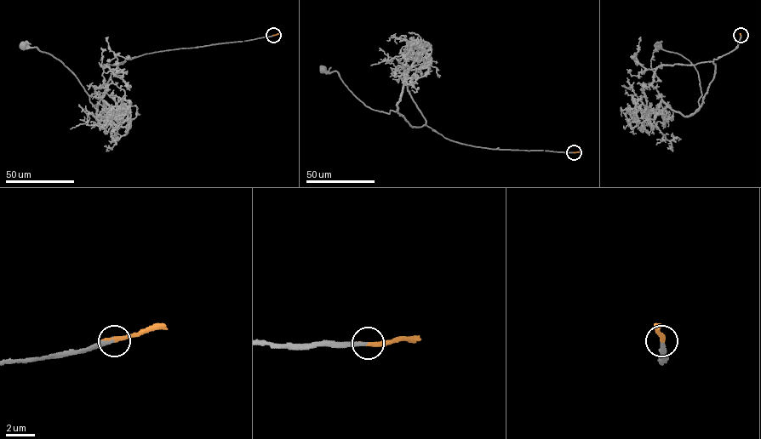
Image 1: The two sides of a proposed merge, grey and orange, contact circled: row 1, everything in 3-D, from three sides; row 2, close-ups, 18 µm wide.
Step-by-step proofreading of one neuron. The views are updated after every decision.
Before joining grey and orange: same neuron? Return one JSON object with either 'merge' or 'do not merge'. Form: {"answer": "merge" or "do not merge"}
{"answer": "merge"}

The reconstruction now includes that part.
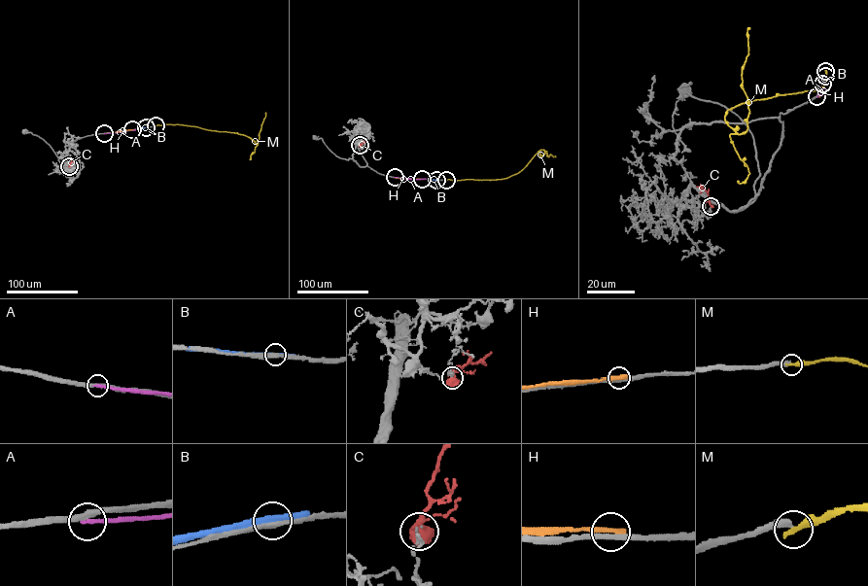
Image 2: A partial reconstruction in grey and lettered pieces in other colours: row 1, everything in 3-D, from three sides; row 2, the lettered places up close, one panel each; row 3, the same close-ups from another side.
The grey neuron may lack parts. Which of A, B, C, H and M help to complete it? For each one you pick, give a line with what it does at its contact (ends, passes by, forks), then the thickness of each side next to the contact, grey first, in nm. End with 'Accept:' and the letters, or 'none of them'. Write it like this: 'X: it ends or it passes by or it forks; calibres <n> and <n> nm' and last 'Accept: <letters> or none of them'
Accept: none of them

